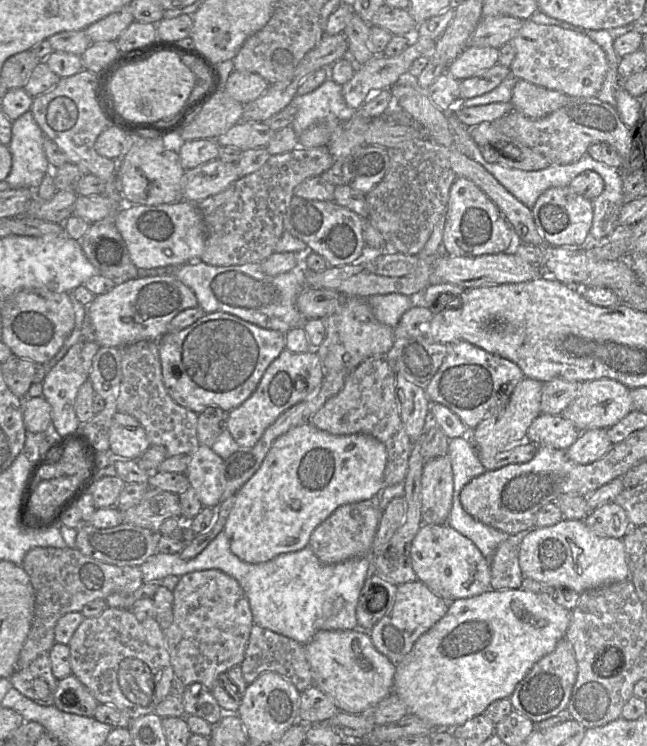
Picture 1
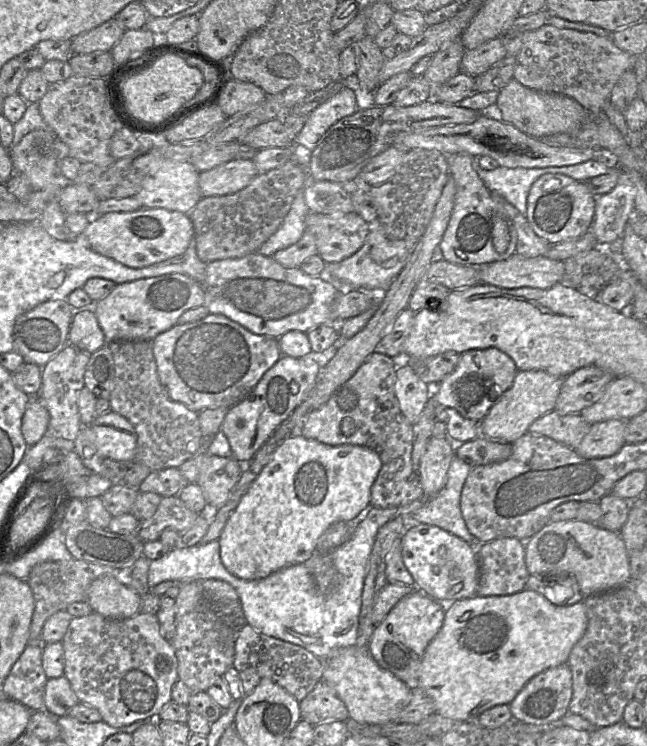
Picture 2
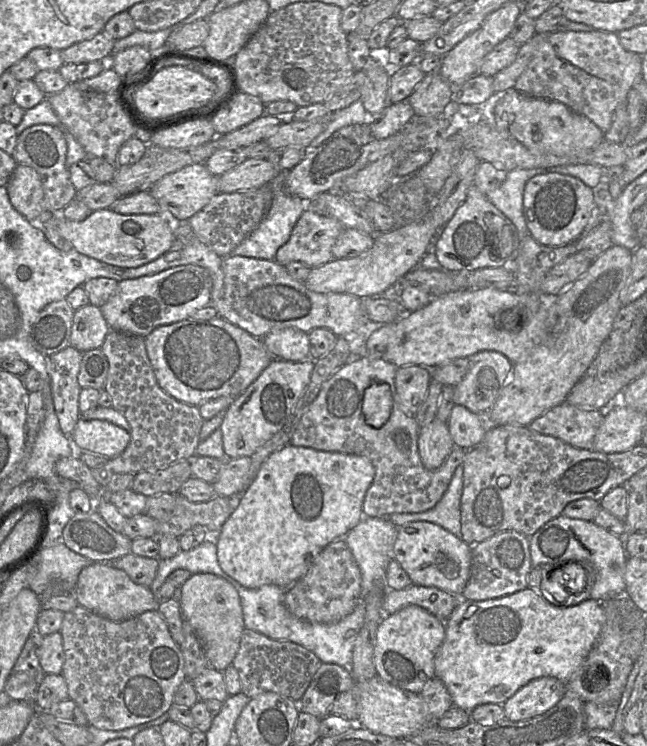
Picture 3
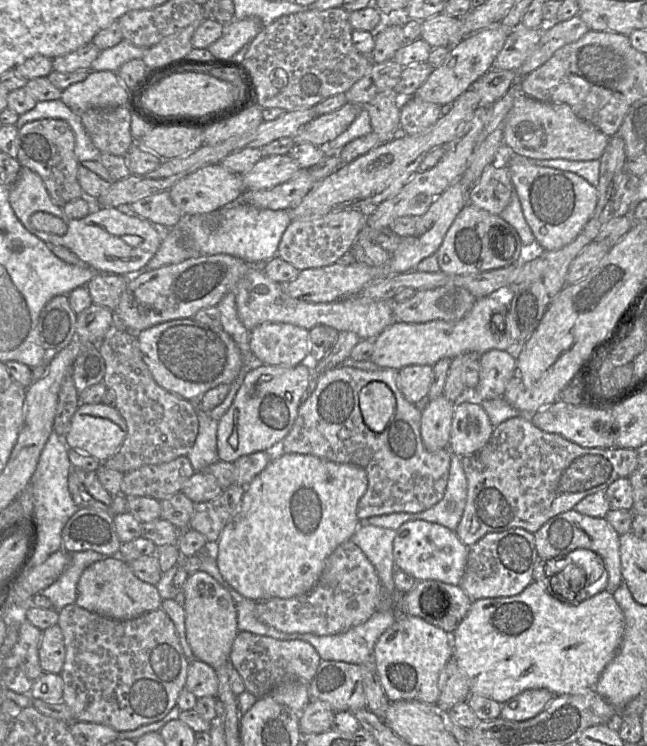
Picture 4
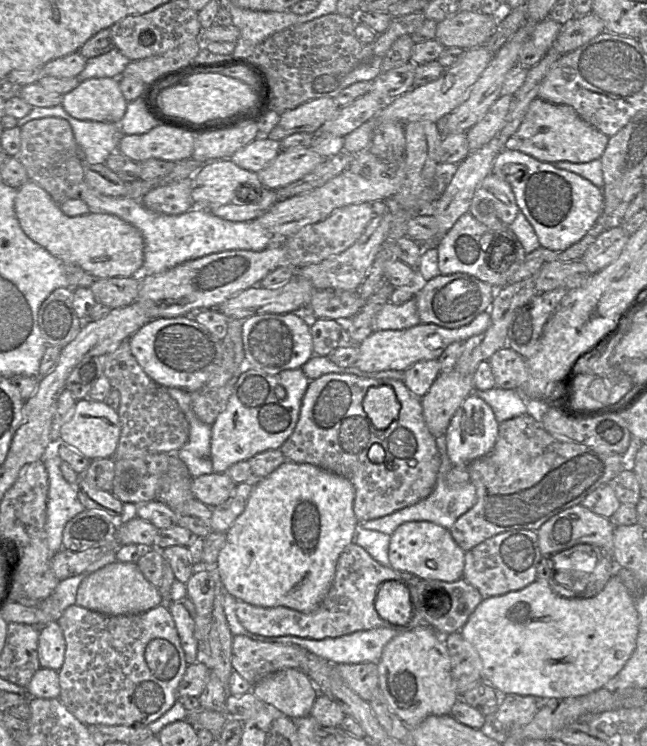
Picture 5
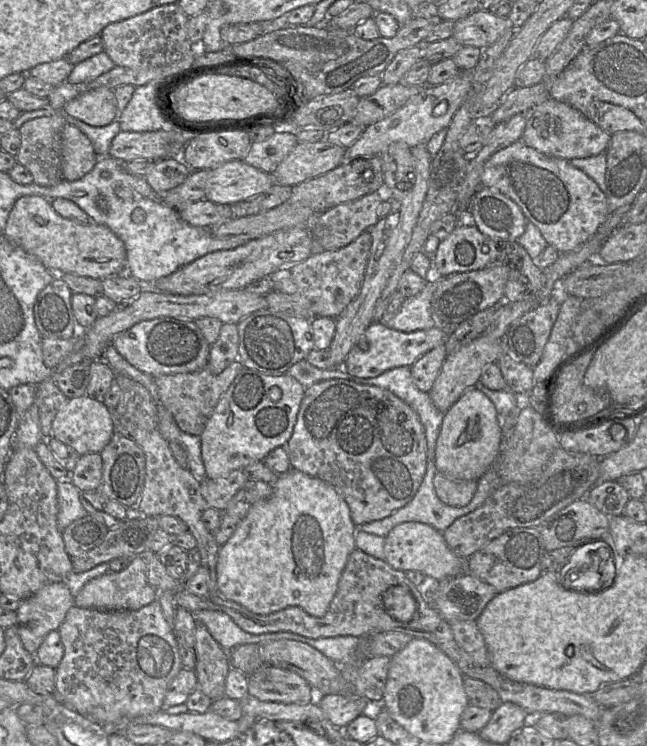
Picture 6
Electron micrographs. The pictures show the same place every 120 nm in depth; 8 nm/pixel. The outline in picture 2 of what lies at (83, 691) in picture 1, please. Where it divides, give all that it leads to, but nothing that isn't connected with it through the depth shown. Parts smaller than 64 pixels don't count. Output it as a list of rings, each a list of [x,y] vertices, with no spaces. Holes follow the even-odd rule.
[[[62,675],[47,680],[44,693],[46,710],[54,716],[68,716],[69,710],[80,701],[68,679]]]

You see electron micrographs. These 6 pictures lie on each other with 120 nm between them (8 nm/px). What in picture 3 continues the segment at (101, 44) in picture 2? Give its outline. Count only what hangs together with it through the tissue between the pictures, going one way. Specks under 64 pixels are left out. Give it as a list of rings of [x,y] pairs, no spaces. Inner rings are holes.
[[[104,31],[93,38],[78,42],[64,50],[61,57],[64,64],[89,63],[92,61],[107,61],[112,55],[115,40]]]

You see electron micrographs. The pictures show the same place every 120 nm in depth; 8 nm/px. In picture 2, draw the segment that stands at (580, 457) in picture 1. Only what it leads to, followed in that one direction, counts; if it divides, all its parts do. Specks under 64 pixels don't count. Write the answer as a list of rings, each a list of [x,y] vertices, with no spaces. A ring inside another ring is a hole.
[[[611,419],[590,426],[575,450],[583,458],[604,458],[616,454],[625,444],[626,420]]]

